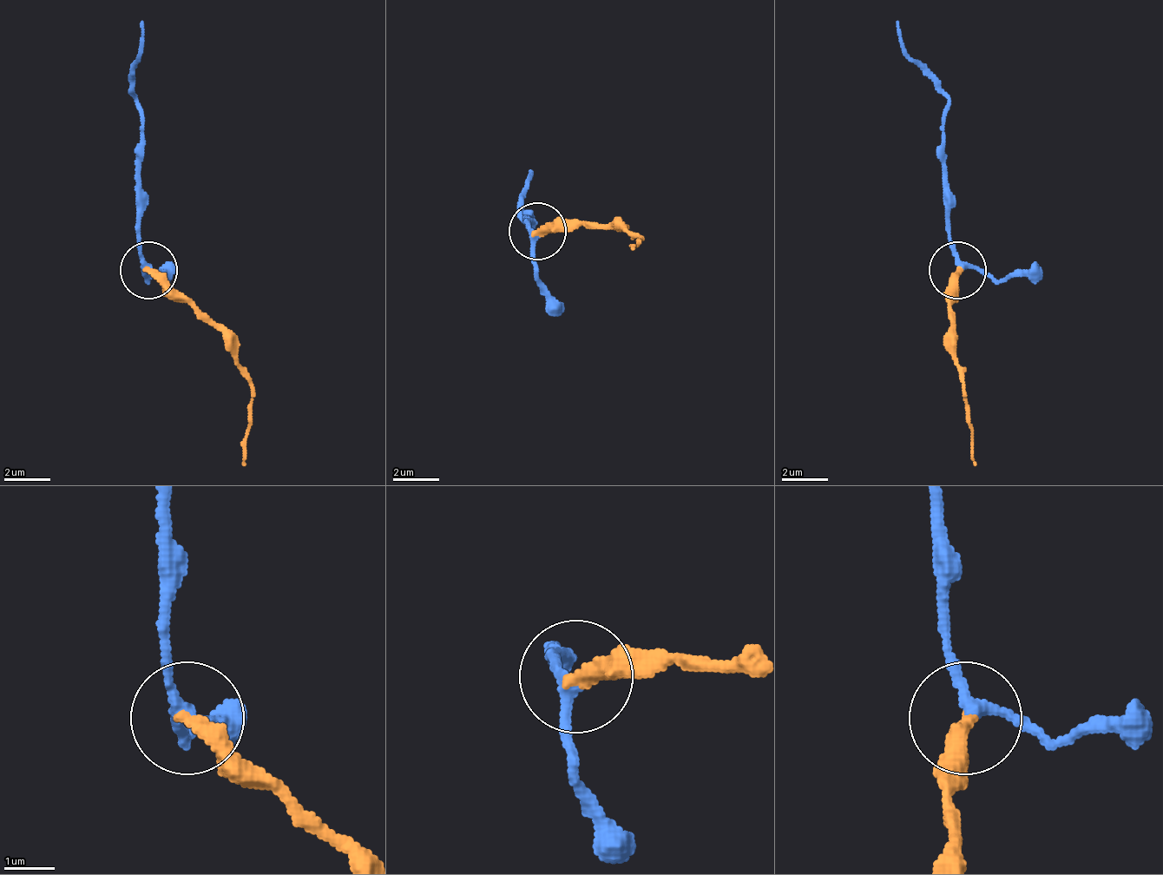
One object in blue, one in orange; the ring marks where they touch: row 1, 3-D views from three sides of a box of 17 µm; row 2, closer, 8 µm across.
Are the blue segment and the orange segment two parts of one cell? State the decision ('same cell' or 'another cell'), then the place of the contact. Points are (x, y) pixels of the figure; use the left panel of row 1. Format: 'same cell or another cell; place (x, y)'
same cell; place (148, 270)

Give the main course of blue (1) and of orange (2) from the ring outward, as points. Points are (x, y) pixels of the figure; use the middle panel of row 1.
1: (535, 230), (524, 224), (530, 173)
2: (535, 230), (616, 224), (639, 235), (634, 246)

